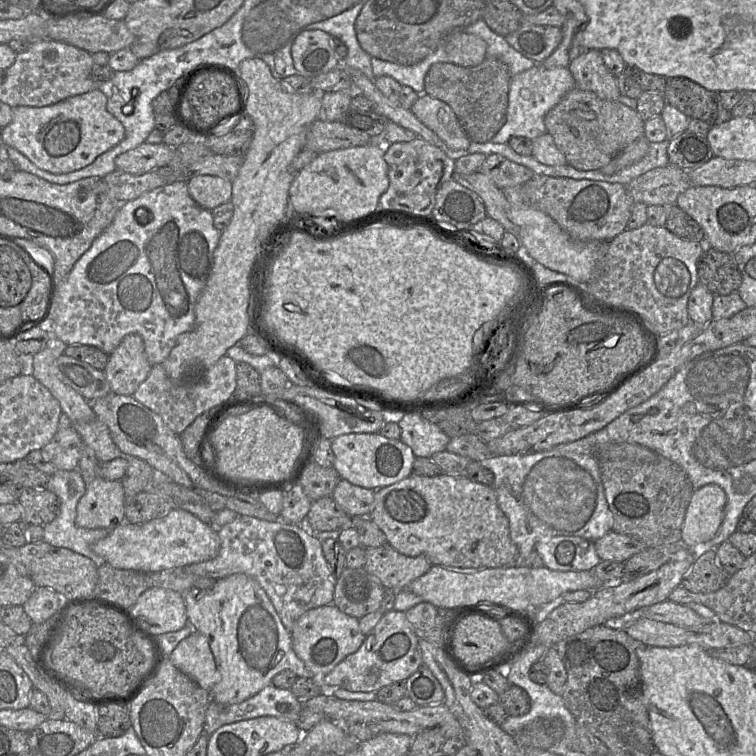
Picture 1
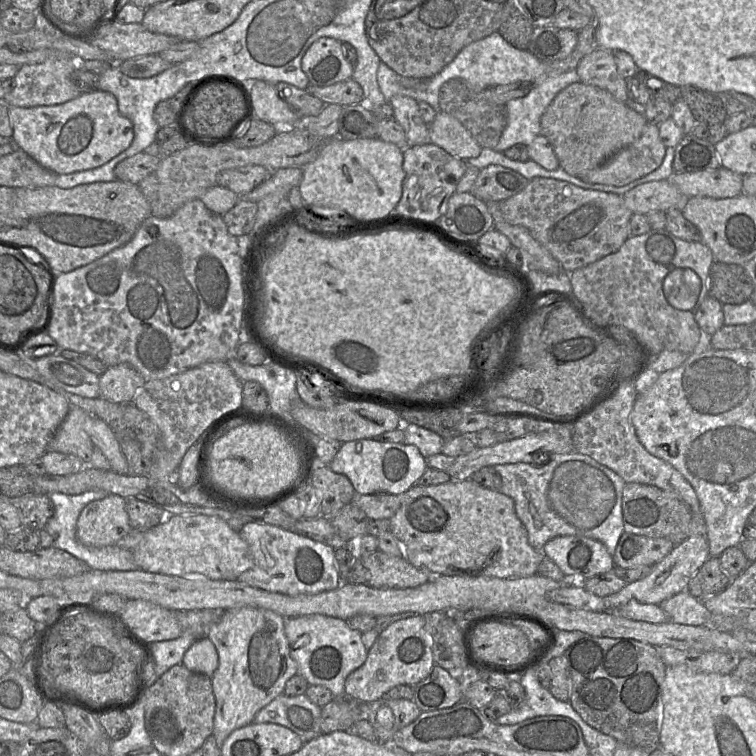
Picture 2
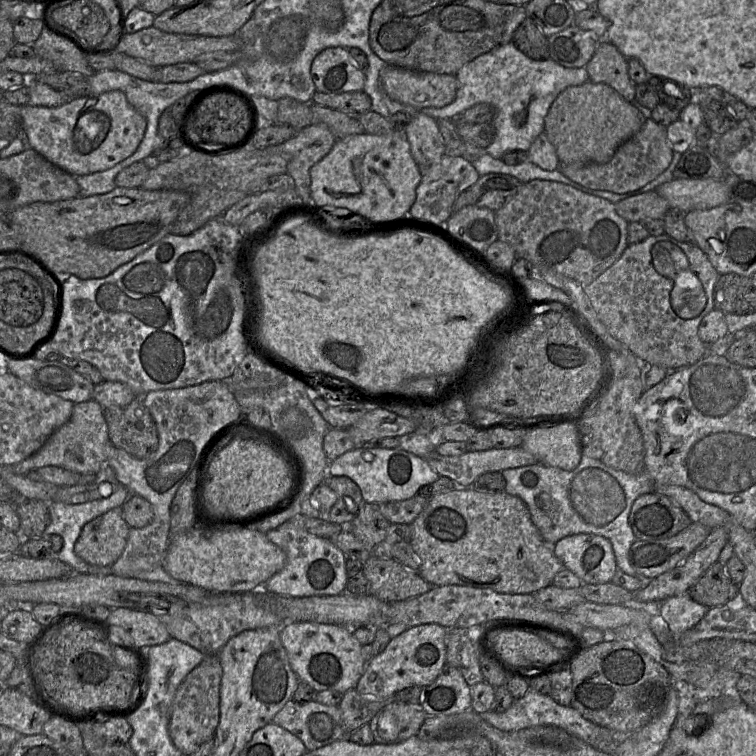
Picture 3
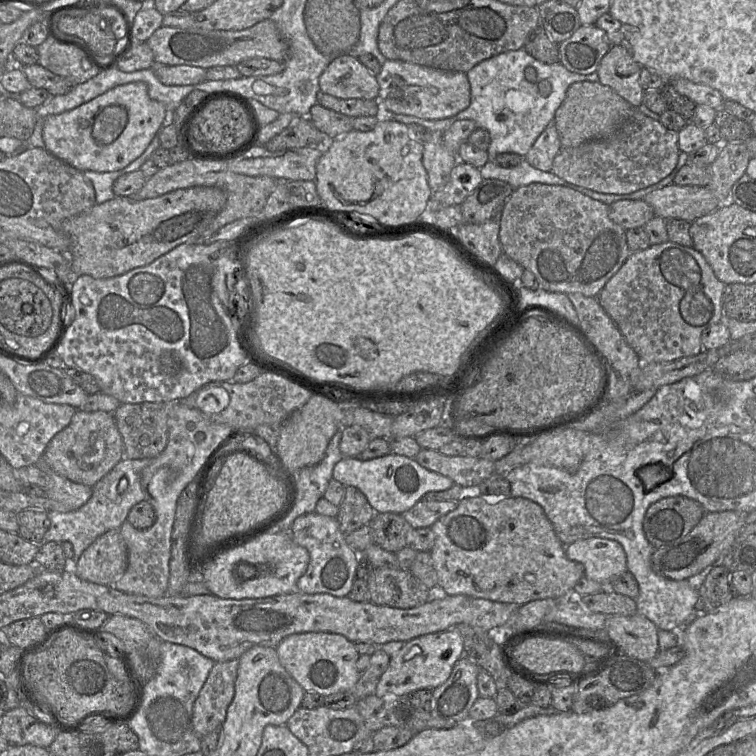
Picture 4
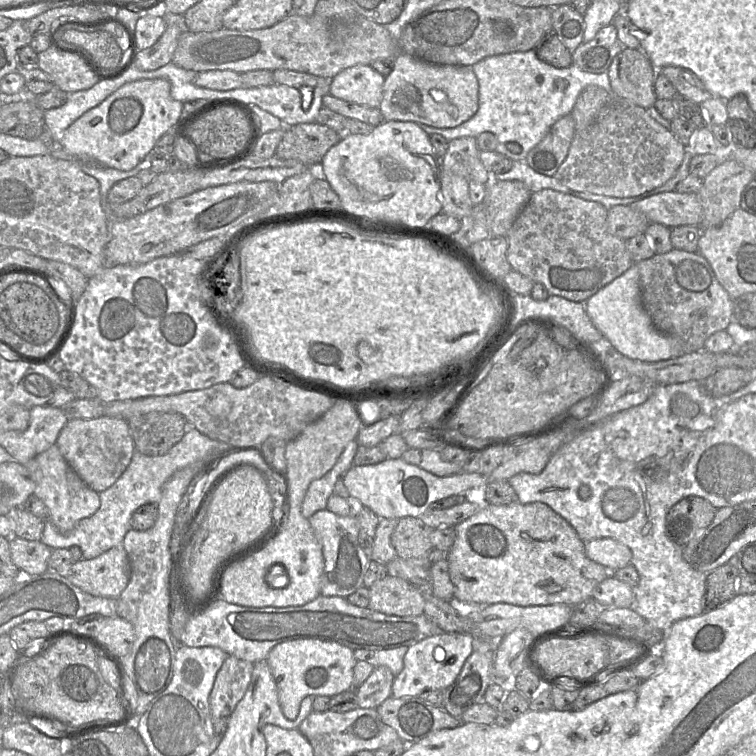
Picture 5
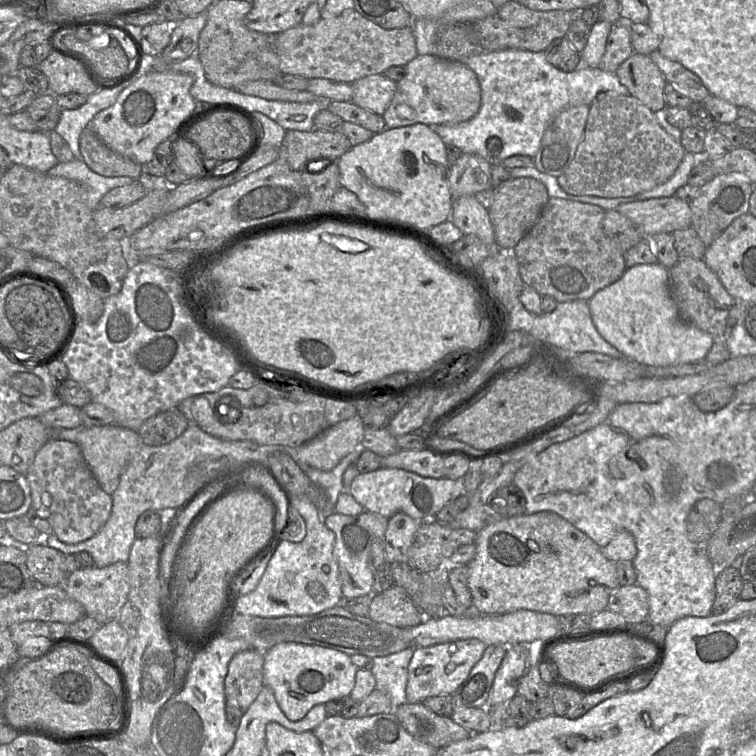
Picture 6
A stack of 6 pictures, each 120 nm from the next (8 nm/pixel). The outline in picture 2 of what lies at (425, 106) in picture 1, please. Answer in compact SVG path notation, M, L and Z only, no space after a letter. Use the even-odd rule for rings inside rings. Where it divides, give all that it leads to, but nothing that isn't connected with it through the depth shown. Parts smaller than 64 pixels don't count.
M437 110L428 130L431 143L444 149L454 158L466 161L478 157L482 151L482 147L462 124L441 110Z

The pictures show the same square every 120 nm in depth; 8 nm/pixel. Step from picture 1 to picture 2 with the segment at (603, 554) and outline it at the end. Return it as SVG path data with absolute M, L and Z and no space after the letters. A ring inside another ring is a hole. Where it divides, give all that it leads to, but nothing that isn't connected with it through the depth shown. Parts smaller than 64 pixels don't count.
M624 532L613 554L615 567L654 566L667 556L675 545L665 538L651 538Z

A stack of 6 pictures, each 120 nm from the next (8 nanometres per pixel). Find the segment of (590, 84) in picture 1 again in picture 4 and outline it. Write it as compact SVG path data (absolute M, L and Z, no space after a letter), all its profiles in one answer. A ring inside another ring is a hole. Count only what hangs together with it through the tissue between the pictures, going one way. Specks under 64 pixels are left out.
M611 45L603 56L597 70L599 82L612 88L618 95L638 108L643 101L640 84L642 66L635 61L625 45Z

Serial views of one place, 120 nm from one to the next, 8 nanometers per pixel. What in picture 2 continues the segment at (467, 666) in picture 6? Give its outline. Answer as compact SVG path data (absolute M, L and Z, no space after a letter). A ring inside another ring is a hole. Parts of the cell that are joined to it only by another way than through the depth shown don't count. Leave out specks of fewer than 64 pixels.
M411 615L390 624L382 631L362 666L350 673L345 680L345 693L363 702L374 702L397 685L414 686L429 676L435 666L432 638L425 630L423 615Z

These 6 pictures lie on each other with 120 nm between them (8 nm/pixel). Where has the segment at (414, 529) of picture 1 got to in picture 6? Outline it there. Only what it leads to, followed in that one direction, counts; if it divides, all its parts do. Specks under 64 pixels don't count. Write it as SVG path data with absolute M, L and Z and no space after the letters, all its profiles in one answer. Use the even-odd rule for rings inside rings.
M556 513L504 517L476 533L476 554L468 566L468 587L473 610L482 615L500 615L530 610L554 615L593 615L607 609L611 592L620 586L615 562L602 553L591 538Z

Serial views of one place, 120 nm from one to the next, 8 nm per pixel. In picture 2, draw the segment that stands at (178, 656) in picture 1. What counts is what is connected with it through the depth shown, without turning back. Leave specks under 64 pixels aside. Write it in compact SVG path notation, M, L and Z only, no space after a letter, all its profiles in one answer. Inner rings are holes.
M208 637L198 638L185 652L182 660L188 670L212 677L218 667L218 653Z

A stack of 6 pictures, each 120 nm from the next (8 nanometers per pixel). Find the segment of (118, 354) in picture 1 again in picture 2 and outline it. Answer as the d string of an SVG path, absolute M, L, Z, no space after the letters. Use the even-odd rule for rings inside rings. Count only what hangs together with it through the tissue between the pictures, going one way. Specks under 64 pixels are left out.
M127 364L107 367L99 377L100 397L114 403L131 403L145 382L143 377Z

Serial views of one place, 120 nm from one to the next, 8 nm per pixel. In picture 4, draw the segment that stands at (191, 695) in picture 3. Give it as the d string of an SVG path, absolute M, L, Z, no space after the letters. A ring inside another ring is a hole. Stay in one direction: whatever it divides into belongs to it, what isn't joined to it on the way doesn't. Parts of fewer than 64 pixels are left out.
M238 659L216 662L194 702L192 725L199 737L221 726L235 694Z

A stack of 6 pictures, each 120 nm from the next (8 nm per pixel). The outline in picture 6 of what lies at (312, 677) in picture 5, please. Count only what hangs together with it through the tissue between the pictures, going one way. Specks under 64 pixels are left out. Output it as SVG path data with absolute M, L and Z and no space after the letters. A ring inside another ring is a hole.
M295 642L279 643L264 654L263 684L272 690L278 706L291 721L305 717L312 707L349 697L356 672L349 655L338 650Z

